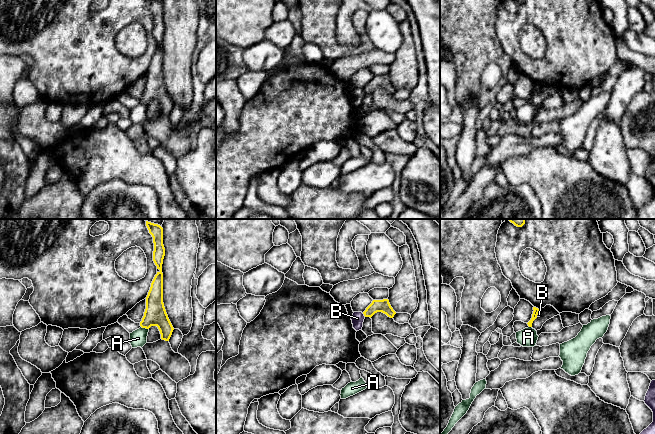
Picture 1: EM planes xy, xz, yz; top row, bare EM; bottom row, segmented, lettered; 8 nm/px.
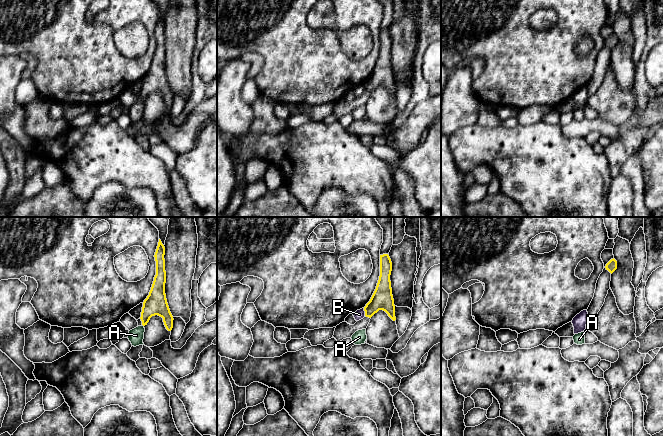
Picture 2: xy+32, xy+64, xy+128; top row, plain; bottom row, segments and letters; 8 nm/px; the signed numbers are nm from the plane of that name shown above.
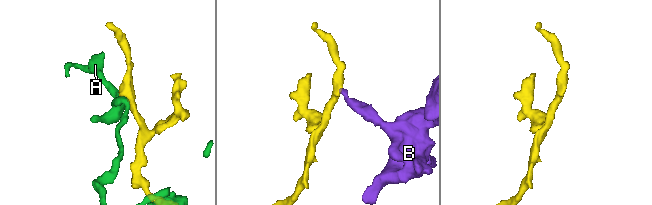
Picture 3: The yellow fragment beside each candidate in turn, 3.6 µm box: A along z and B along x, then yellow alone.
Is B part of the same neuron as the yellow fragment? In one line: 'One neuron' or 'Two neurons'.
Two neurons

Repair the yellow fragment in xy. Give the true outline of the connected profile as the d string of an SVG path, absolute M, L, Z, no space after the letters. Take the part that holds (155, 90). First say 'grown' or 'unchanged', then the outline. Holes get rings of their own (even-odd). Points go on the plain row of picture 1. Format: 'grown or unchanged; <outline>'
unchanged; M146 0L146 2L153 13L153 37L160 47L157 48L151 59L146 73L146 85L140 102L146 105L149 105L151 102L157 102L161 110L161 115L169 117L174 104L168 94L163 79L162 40L165 32L163 4L158 0Z

